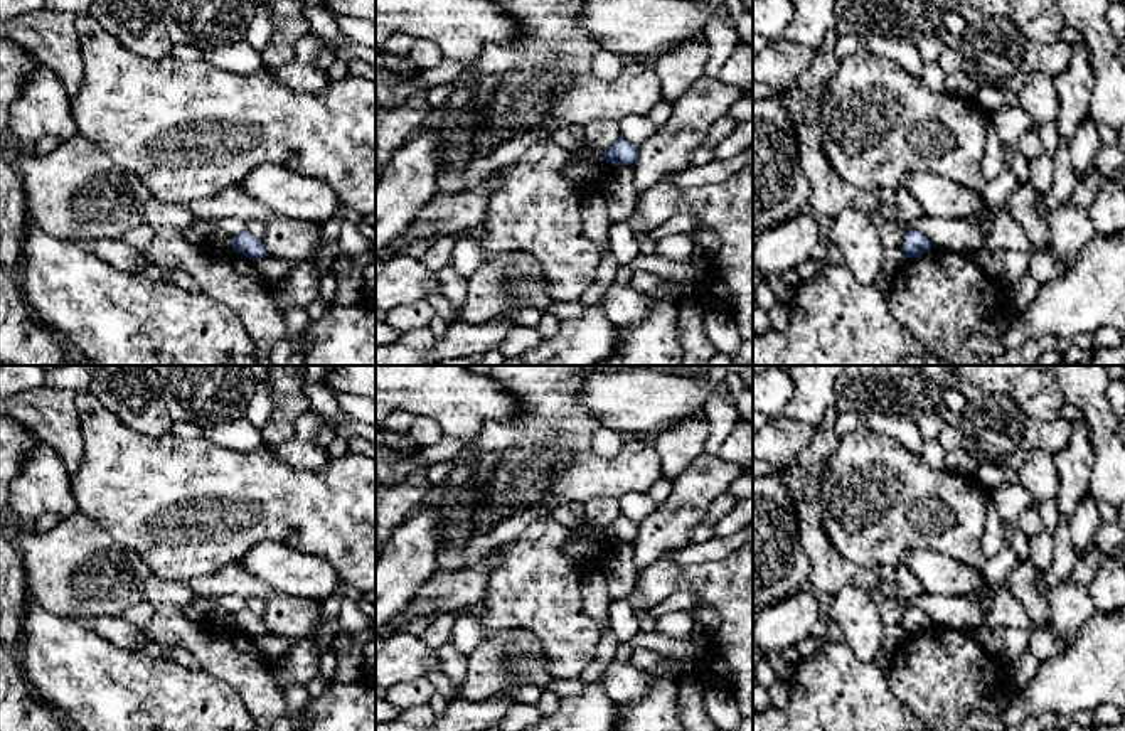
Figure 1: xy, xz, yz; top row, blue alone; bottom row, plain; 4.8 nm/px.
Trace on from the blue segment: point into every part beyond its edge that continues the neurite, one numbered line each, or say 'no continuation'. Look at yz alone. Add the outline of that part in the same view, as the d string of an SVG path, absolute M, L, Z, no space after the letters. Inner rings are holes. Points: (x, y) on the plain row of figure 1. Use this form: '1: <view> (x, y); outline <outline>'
no continuation

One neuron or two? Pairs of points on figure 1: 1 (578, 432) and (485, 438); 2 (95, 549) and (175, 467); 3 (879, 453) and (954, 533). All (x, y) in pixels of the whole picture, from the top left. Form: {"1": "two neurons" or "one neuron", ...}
{"1": "one neuron", "2": "two neurons", "3": "one neuron"}

